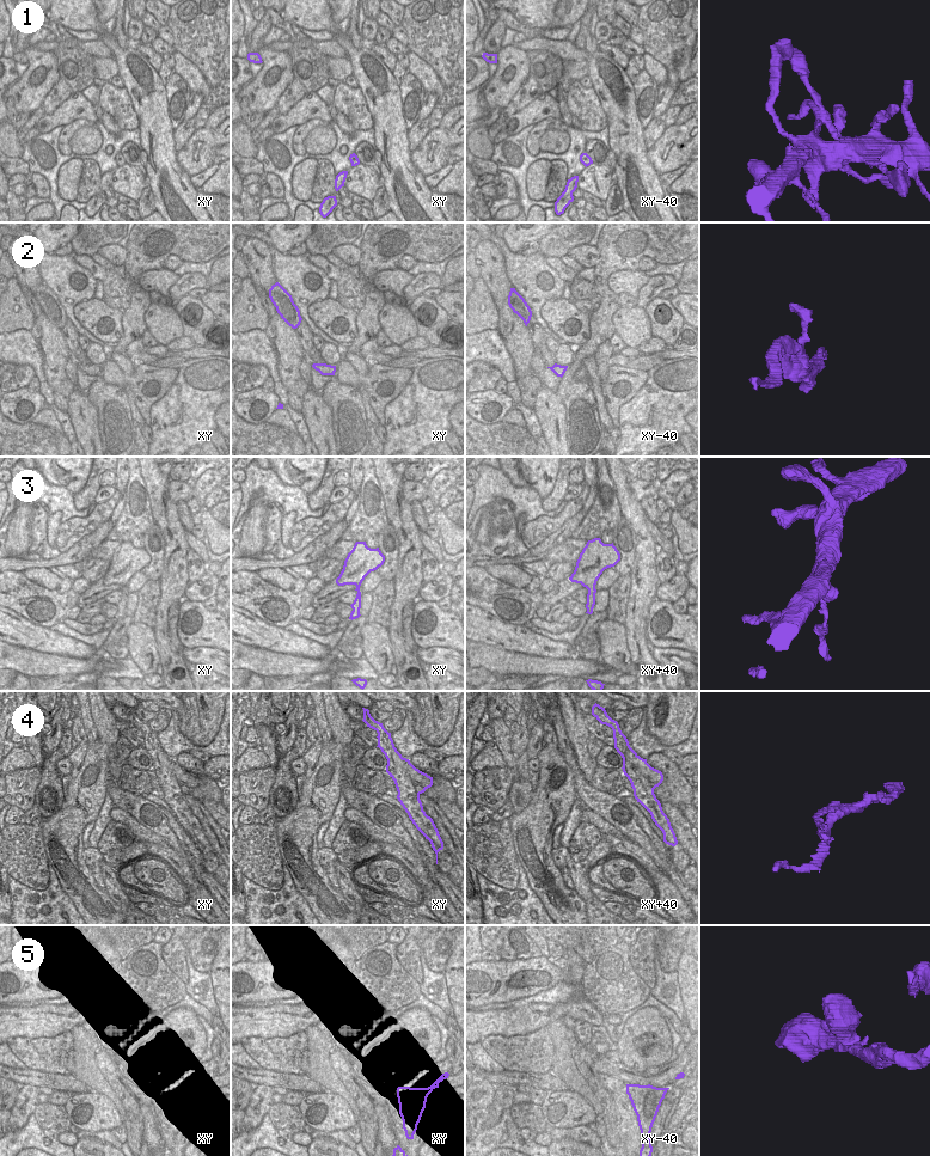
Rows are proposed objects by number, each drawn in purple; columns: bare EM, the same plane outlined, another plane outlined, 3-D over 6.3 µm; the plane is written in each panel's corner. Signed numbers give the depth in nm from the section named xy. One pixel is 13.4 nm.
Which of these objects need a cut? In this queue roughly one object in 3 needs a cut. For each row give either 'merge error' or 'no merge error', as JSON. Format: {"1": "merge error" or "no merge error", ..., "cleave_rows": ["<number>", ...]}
{"1": "no merge error", "2": "no merge error", "3": "merge error", "4": "merge error", "5": "merge error", "cleave_rows": ["3", "4", "5"]}

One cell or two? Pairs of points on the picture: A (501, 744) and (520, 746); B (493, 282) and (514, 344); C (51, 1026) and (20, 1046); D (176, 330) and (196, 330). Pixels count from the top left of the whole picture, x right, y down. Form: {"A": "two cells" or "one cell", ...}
{"A": "two cells", "B": "one cell", "C": "two cells", "D": "two cells"}

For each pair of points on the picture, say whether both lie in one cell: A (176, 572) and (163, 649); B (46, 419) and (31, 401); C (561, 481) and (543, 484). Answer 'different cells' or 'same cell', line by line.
A: same cell
B: different cells
C: different cells

